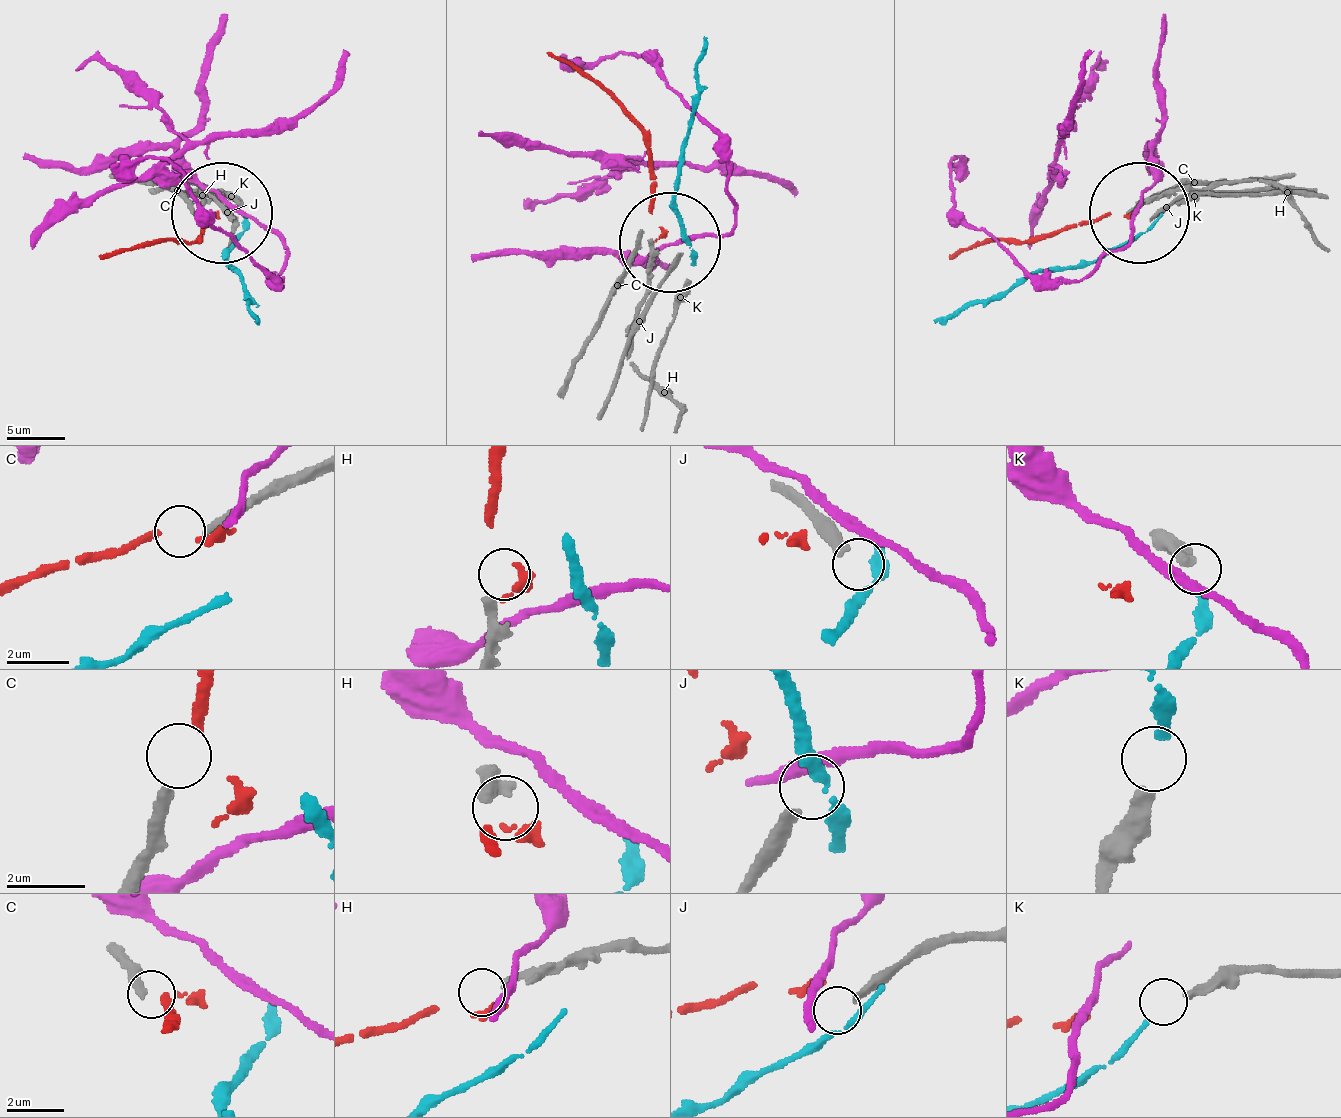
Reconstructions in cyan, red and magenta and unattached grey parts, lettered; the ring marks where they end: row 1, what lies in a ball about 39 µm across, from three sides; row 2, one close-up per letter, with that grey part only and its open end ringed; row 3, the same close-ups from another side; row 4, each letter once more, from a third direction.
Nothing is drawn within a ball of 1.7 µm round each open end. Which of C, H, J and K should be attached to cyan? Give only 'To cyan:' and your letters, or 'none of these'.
To cyan: K

